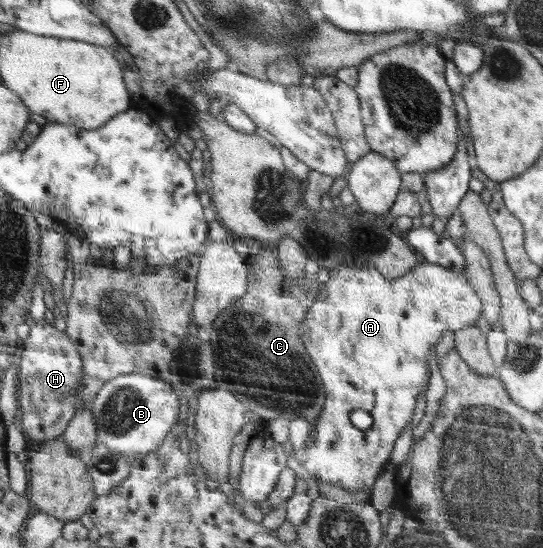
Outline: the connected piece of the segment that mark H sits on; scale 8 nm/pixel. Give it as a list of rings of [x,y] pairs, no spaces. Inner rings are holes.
[[[42,319],[31,326],[29,337],[19,348],[16,360],[19,364],[20,388],[18,420],[22,431],[40,443],[60,437],[83,404],[83,400],[76,397],[83,367],[76,345],[70,342],[64,332]]]

